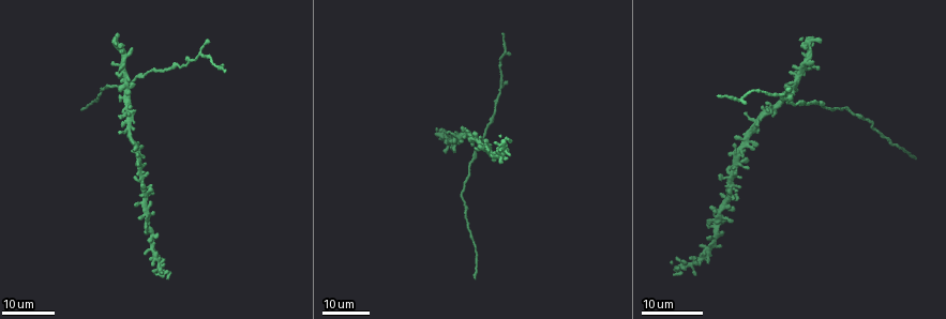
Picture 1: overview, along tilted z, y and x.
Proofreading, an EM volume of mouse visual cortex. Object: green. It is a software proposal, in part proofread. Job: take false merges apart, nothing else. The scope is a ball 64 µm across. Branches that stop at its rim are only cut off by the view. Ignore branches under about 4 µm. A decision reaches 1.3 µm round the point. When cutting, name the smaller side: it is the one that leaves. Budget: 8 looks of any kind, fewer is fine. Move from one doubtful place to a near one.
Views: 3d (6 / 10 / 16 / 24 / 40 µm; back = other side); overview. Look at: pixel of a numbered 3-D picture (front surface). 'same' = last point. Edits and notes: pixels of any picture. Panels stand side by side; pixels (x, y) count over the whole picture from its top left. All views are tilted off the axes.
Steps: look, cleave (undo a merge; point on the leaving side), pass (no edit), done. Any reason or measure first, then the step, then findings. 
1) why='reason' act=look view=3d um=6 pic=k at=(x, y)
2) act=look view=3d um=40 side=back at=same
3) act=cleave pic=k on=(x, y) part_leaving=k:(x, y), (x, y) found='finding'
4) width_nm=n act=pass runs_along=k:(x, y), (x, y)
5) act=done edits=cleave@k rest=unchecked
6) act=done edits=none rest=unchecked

why='narrows sharply' act=look view=3d um=24 pic=1 at=(498, 103)

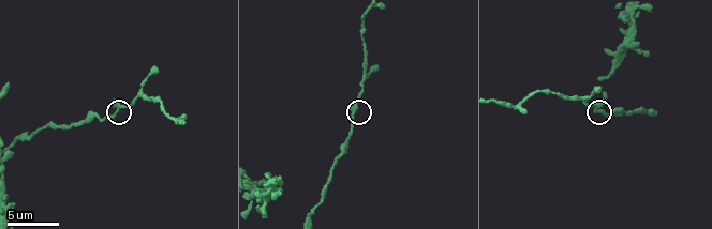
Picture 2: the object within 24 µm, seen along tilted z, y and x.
act=look view=3d um=10 pic=2 at=(354, 110)

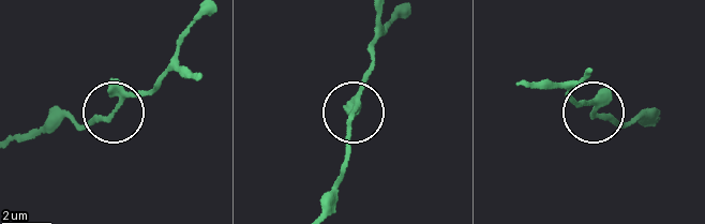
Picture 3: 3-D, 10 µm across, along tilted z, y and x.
act=pass found='one neuron here'

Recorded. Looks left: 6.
act=look view=3d um=10 pic=2 at=(31, 136)

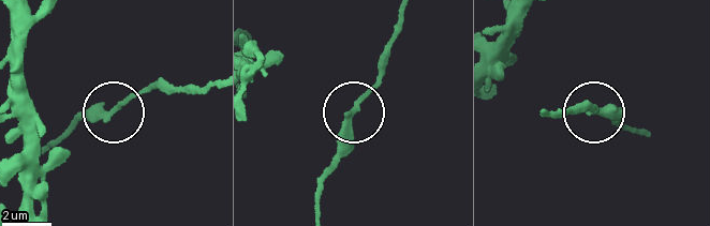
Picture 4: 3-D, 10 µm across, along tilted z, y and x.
act=pass found='continuous, no second neuron'

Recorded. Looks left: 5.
why='calibre changes' act=look view=3d um=24 pic=1 at=(863, 119)

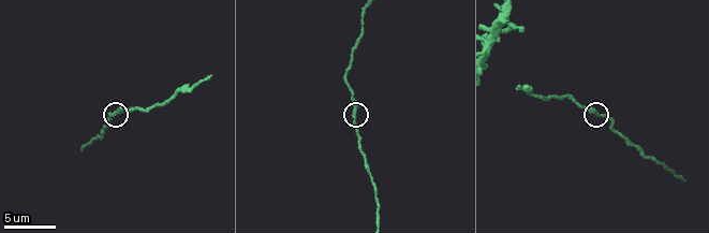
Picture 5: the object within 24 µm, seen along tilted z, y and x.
why='closer look' act=look view=3d um=10 pic=5 at=(356, 118)

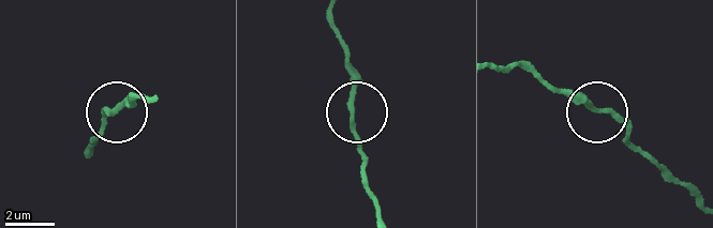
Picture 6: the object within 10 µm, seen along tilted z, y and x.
act=pass found='continuous, no second neuron'

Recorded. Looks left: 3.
why='branch point' act=look view=3d um=24 pic=1 at=(130, 83)

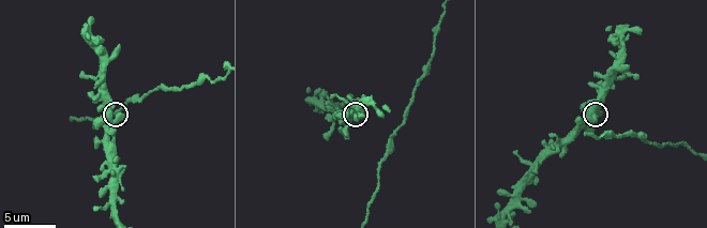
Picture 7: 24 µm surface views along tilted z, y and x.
why='closer look' act=look view=3d um=10 pic=7 at=(592, 116)

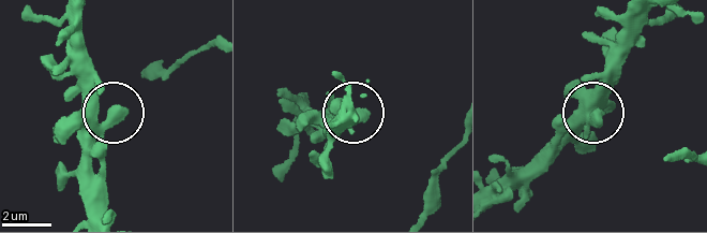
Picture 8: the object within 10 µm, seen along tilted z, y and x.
width_nm=440 act=pass found='all the same neuron'

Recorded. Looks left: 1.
act=done edits=none rest=unchecked

